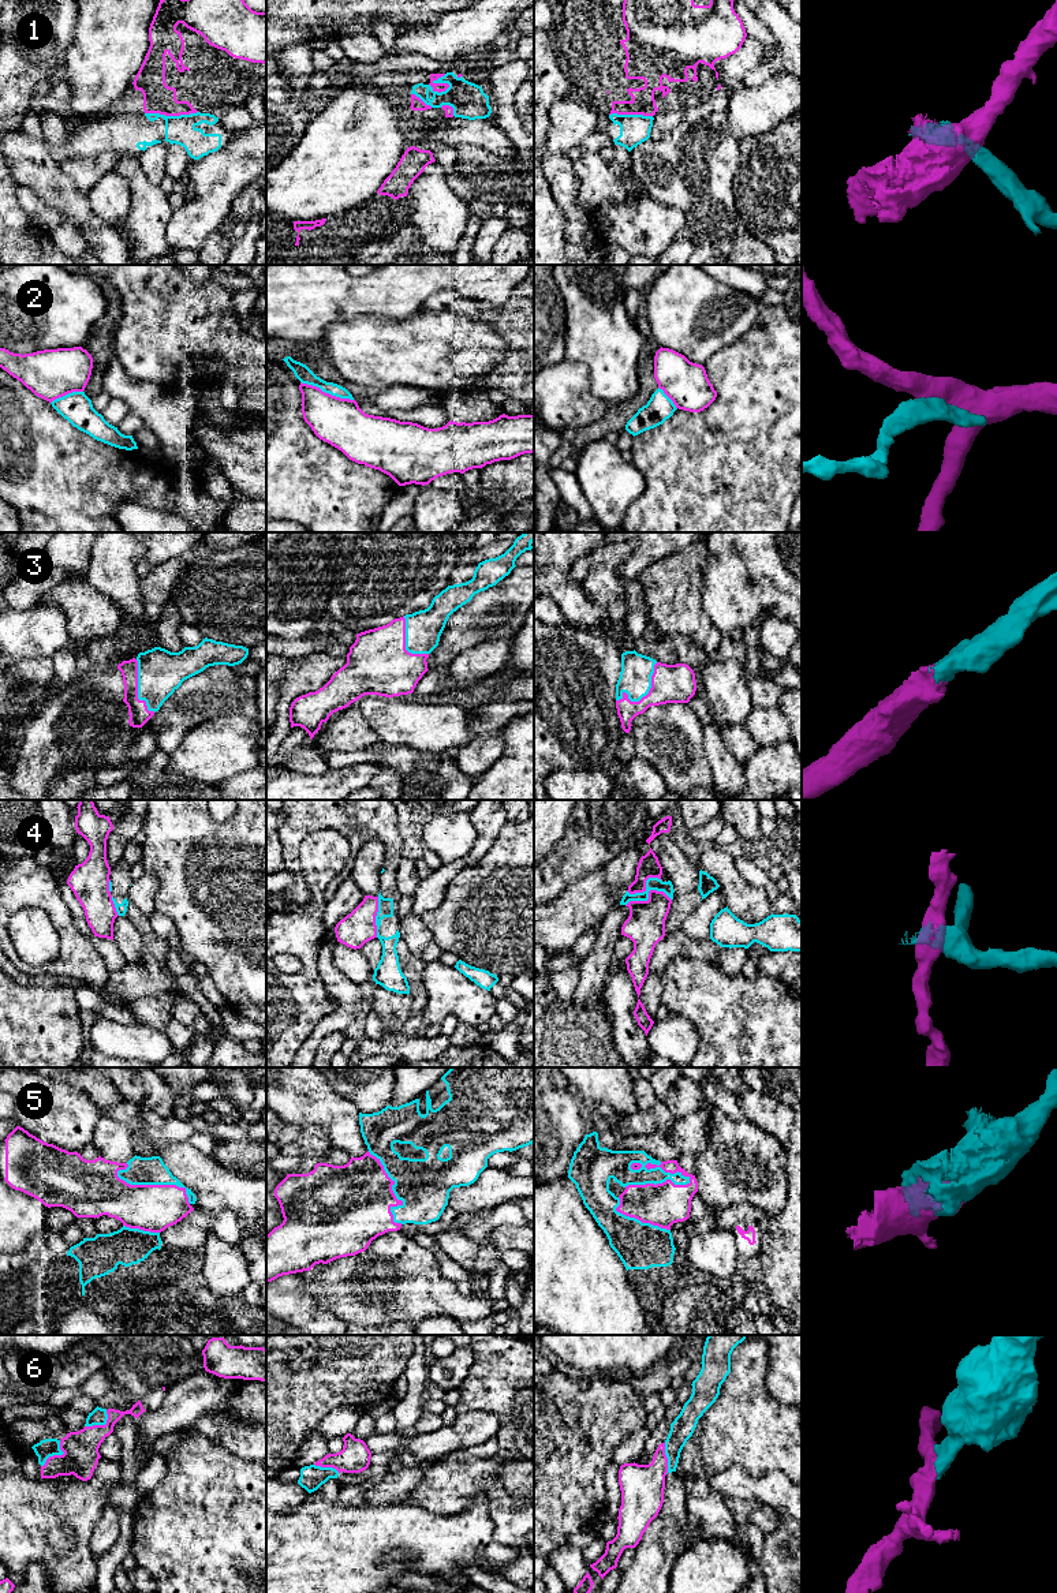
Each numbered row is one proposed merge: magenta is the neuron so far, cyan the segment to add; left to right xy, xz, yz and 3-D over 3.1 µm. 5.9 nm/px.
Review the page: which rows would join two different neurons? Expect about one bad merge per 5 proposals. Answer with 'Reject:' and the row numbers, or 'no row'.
Reject: 1, 2, 4

